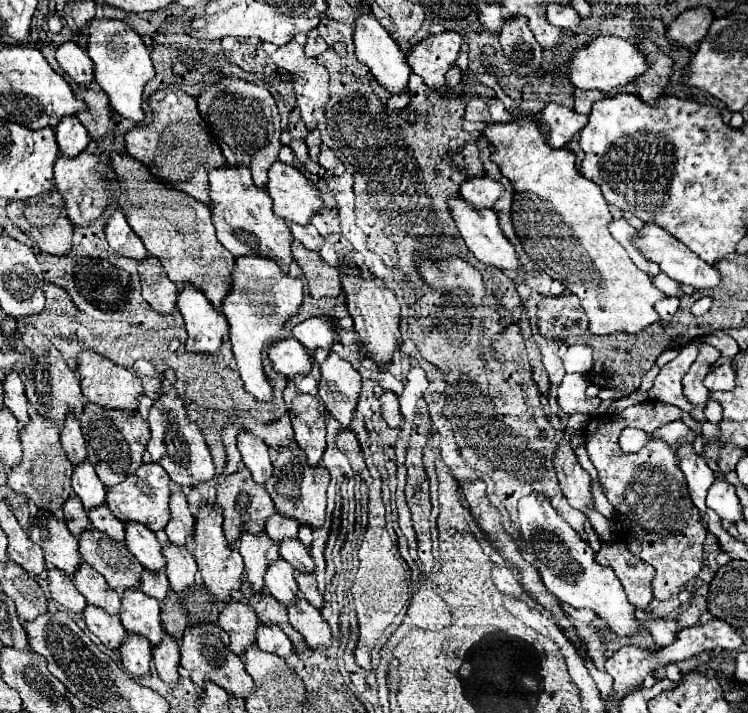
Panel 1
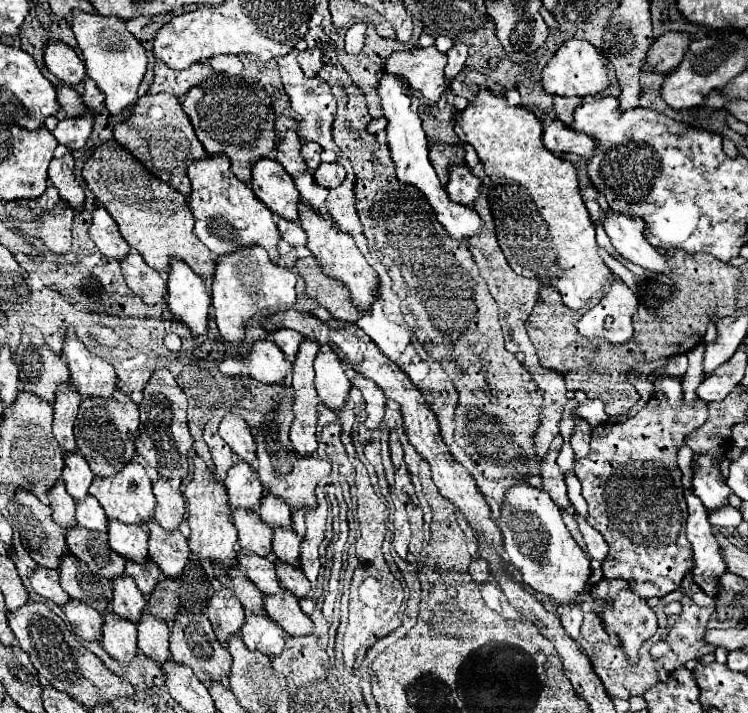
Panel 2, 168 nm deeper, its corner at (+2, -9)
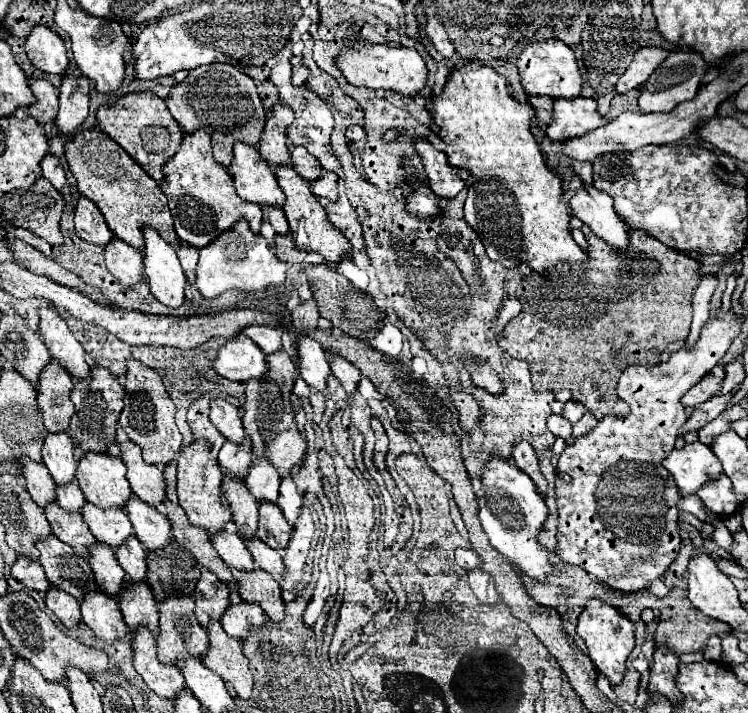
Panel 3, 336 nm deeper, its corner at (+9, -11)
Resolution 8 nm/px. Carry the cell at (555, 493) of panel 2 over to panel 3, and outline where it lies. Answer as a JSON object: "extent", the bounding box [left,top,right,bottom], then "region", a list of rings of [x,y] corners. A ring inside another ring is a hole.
{"extent":[513,441,549,497],"region":[[[519,441],[515,445],[515,449],[513,449],[513,459],[515,459],[517,467],[521,467],[521,471],[525,471],[533,479],[533,483],[539,489],[539,493],[545,497],[549,485],[547,485],[547,479],[543,477],[543,473],[539,469],[539,459],[537,459],[533,447],[527,441]]]}

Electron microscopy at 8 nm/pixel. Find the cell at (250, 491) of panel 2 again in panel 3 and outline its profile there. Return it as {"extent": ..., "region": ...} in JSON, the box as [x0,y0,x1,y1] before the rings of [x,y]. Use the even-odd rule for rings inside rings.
{"extent":[219,439,253,479],"region":[[[245,439],[241,445],[225,441],[225,445],[219,451],[221,471],[233,479],[245,479],[245,473],[249,473],[251,463],[253,463],[253,453],[249,439]]]}

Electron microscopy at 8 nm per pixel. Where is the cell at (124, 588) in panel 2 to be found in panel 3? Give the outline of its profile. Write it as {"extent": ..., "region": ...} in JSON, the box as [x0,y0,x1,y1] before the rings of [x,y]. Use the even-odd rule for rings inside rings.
{"extent":[89,543,125,599],"region":[[[97,543],[91,549],[89,563],[91,563],[91,569],[95,573],[95,579],[97,579],[99,589],[105,595],[117,599],[117,595],[121,593],[123,581],[125,581],[125,571],[119,567],[113,549],[111,547],[105,547],[103,543]]]}

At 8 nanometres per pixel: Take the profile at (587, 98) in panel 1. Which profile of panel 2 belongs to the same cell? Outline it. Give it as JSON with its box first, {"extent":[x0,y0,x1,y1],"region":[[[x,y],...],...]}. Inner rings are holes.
{"extent":[554,97,580,125],"region":[[[554,97],[554,113],[556,117],[564,123],[564,125],[572,125],[572,113],[574,113],[574,107],[580,103],[578,97],[572,97],[572,99],[566,99],[566,97]]]}

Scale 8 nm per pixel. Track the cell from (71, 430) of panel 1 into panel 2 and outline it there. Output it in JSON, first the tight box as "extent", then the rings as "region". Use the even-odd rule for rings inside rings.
{"extent":[52,383,82,451],"region":[[[60,383],[56,389],[54,399],[54,423],[52,433],[62,447],[62,451],[76,451],[76,439],[74,439],[74,419],[78,415],[78,405],[82,397],[70,383]]]}

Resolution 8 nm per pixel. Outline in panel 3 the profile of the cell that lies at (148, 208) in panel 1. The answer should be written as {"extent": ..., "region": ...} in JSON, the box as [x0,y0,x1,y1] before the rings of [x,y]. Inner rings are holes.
{"extent":[65,129,181,251],"region":[[[99,129],[75,133],[65,143],[65,157],[71,173],[77,179],[79,191],[99,207],[117,239],[143,251],[143,227],[153,227],[165,241],[173,245],[173,249],[181,245],[181,239],[173,227],[173,215],[169,211],[165,193],[111,137]]]}

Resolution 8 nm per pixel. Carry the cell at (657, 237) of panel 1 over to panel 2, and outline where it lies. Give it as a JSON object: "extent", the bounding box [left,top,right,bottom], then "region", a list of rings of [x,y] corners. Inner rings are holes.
{"extent":[604,209,670,273],"region":[[[608,209],[604,213],[604,231],[610,237],[614,249],[626,257],[628,261],[654,271],[654,273],[668,273],[670,265],[664,253],[654,249],[646,237],[644,237],[644,223],[640,217],[634,215],[624,215],[618,211]]]}

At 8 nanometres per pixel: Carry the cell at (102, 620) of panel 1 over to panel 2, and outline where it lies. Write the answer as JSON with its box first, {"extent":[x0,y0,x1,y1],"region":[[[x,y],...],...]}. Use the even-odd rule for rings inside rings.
{"extent":[62,599,102,641],"region":[[[70,599],[66,605],[62,605],[64,615],[68,617],[68,623],[72,625],[72,631],[88,641],[100,639],[100,623],[102,617],[96,609],[90,609],[86,603],[78,599]]]}

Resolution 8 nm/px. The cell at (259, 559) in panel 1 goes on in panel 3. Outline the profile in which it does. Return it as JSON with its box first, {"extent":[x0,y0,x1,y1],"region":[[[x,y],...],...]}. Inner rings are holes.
{"extent":[223,477,257,539],"region":[[[231,477],[223,479],[223,501],[225,505],[231,509],[233,513],[233,523],[237,525],[237,533],[243,539],[251,539],[257,533],[257,501],[253,499],[253,495],[249,495],[249,489],[245,487],[245,483],[235,481]]]}

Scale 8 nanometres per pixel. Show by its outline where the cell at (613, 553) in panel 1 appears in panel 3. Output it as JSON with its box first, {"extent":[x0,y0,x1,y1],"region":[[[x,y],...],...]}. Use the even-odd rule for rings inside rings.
{"extent":[577,599,635,685],"region":[[[591,599],[585,605],[585,611],[581,611],[579,615],[577,635],[585,639],[589,649],[587,655],[591,657],[595,669],[601,671],[611,681],[611,685],[617,685],[625,675],[625,661],[635,647],[635,623],[629,617],[621,615],[617,607],[607,605],[605,601],[599,599]]]}

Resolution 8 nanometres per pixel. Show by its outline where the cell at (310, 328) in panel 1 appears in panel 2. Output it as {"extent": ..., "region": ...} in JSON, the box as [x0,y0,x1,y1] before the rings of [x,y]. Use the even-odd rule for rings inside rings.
{"extent":[270,329,304,363],"region":[[[276,329],[274,333],[270,333],[270,339],[280,347],[280,351],[282,351],[282,353],[286,355],[286,359],[292,363],[300,341],[304,341],[304,335],[294,333],[294,331],[290,331],[290,329]]]}

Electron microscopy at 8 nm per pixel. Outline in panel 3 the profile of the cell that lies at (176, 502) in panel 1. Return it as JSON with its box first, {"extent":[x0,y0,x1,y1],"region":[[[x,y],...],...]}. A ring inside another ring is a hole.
{"extent":[121,441,167,509],"region":[[[131,441],[121,445],[121,451],[123,451],[121,459],[127,465],[127,479],[131,483],[133,493],[141,501],[149,503],[153,509],[163,509],[163,503],[167,499],[163,471],[157,469],[155,465],[147,465],[141,457],[141,449]]]}

